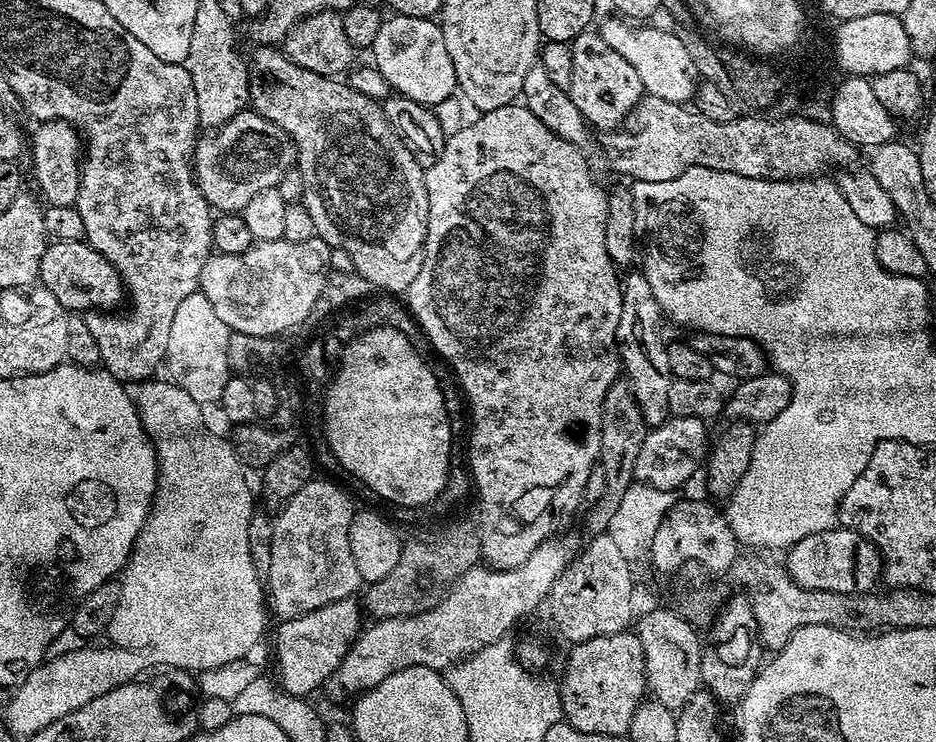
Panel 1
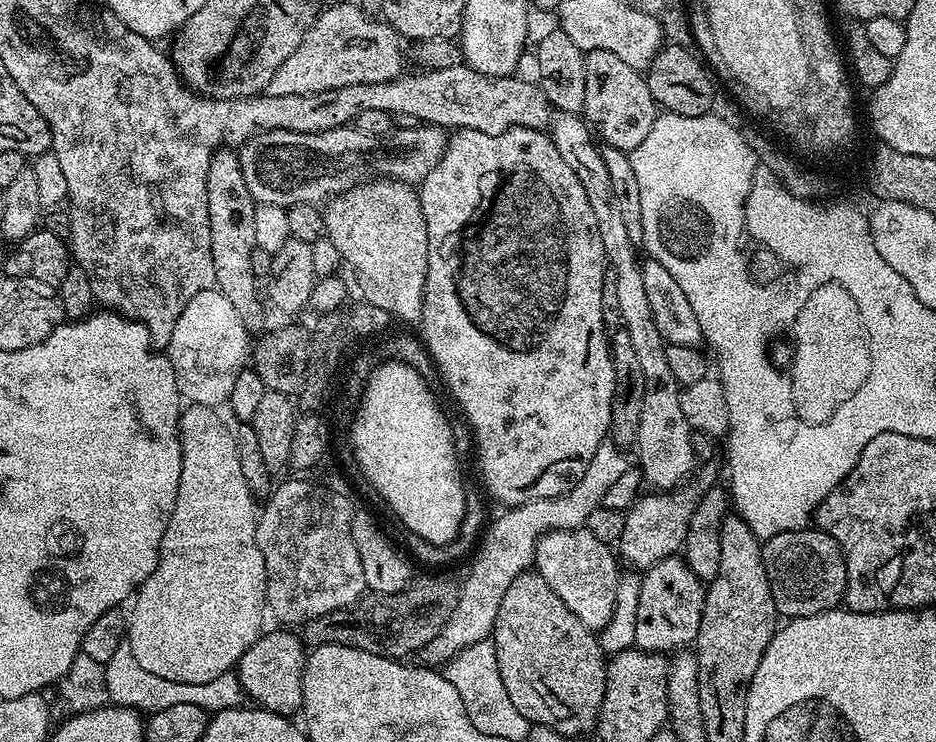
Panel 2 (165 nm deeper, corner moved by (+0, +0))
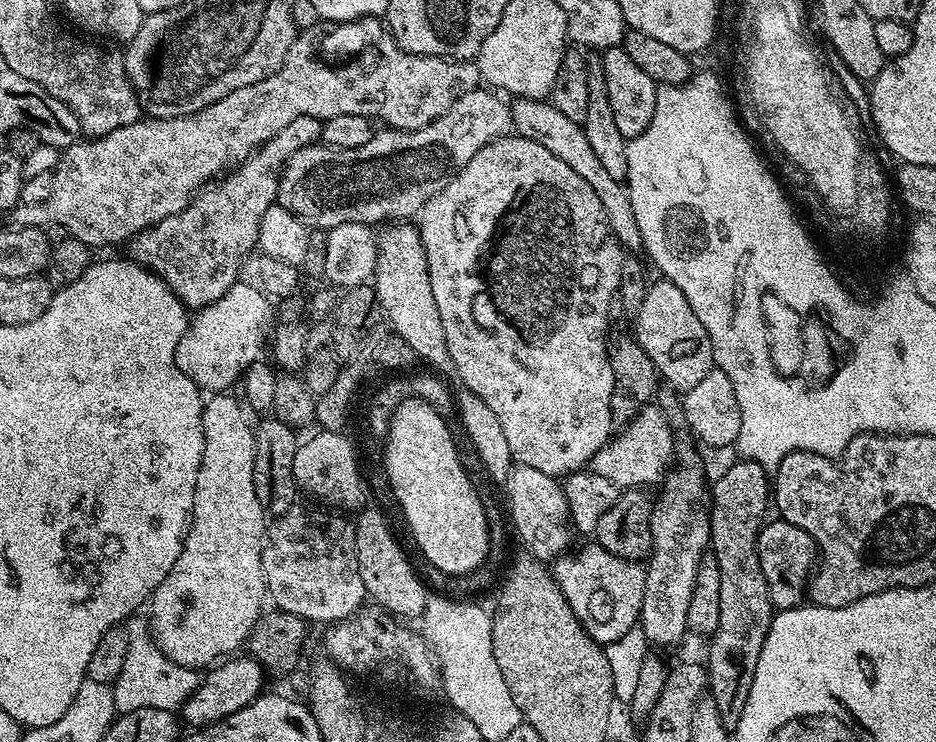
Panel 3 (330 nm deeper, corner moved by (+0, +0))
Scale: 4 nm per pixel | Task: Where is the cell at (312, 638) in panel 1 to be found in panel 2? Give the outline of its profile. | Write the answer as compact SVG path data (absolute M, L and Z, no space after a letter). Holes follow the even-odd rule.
M280 630L284 632L268 632L265 631L250 646L250 650L246 650L246 654L242 654L238 665L238 675L241 686L244 688L245 697L249 701L255 702L259 707L264 708L267 712L273 712L279 716L295 717L302 708L302 678L304 677L304 662L306 659L306 645L299 635L296 636L295 631Z

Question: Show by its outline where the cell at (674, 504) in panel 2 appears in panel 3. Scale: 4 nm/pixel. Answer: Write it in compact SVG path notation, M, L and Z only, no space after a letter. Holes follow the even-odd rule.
M589 542L576 557L565 554L551 565L550 571L556 578L556 585L562 590L570 610L578 622L601 646L618 642L626 630L637 627L642 598L646 594L645 565L639 560L618 558L595 542Z

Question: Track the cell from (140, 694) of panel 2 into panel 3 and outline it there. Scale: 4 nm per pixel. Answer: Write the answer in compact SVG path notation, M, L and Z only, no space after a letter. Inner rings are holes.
M133 613L126 619L124 629L127 634L125 664L112 685L116 712L124 715L140 709L177 711L196 688L193 671L176 666L172 659L162 654L152 637L151 623L145 615Z

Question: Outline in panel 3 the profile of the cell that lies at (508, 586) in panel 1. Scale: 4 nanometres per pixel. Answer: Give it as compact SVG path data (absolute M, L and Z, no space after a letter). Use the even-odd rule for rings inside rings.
M649 402L631 422L623 425L616 435L593 454L591 471L614 482L621 490L659 485L666 473L673 467L672 455L676 452L676 440L672 437L673 425L660 409L659 403Z

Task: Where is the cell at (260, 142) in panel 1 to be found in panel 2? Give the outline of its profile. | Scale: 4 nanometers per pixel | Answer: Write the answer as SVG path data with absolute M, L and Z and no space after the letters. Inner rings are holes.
M433 124L412 127L416 128L397 127L391 135L377 143L380 145L369 156L360 152L365 141L358 138L352 126L310 134L290 130L258 132L244 141L239 149L242 175L257 204L273 204L287 209L295 204L320 206L332 197L357 187L368 160L377 177L416 186L426 178L426 174L430 174L430 170L434 170L434 166L438 166L448 148L450 136L445 129L435 128Z

